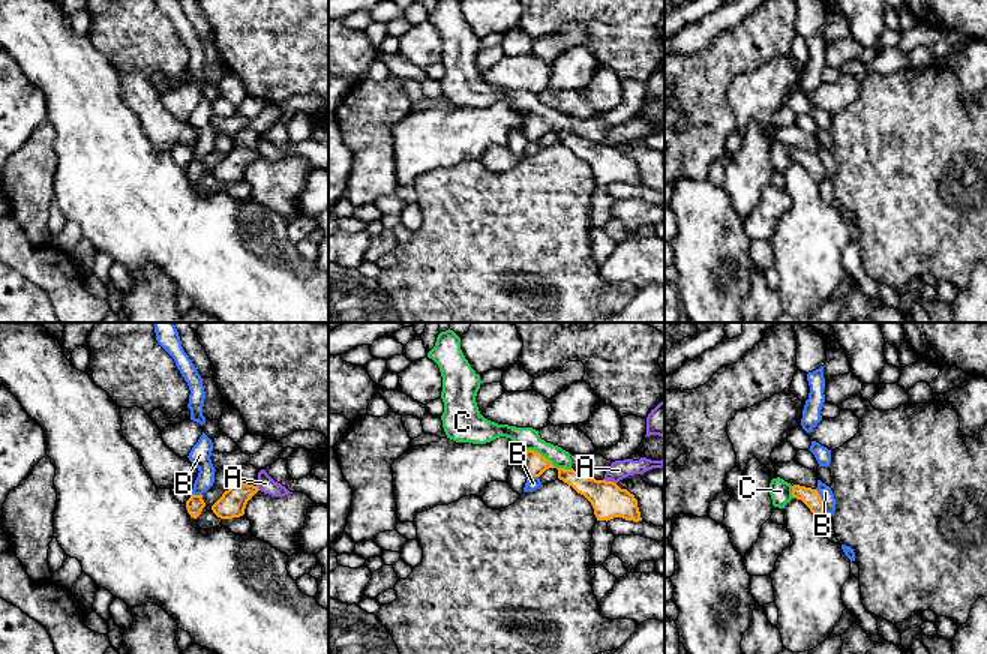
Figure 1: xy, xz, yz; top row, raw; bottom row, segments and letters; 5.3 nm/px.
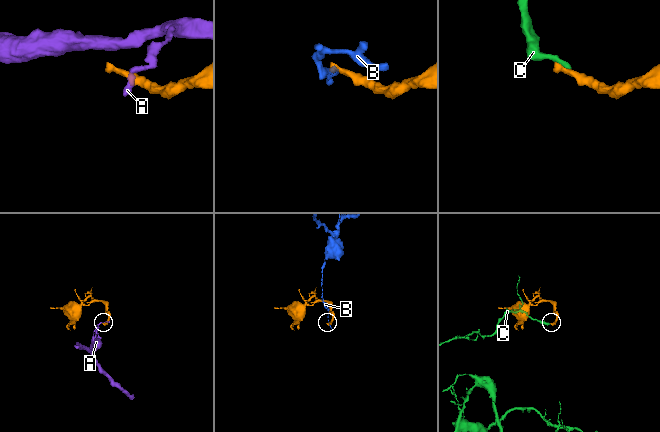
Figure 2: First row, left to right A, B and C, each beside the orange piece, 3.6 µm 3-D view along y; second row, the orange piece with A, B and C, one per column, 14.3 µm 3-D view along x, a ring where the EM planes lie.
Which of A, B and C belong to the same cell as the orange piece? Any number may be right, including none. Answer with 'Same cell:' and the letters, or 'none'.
Same cell: C

